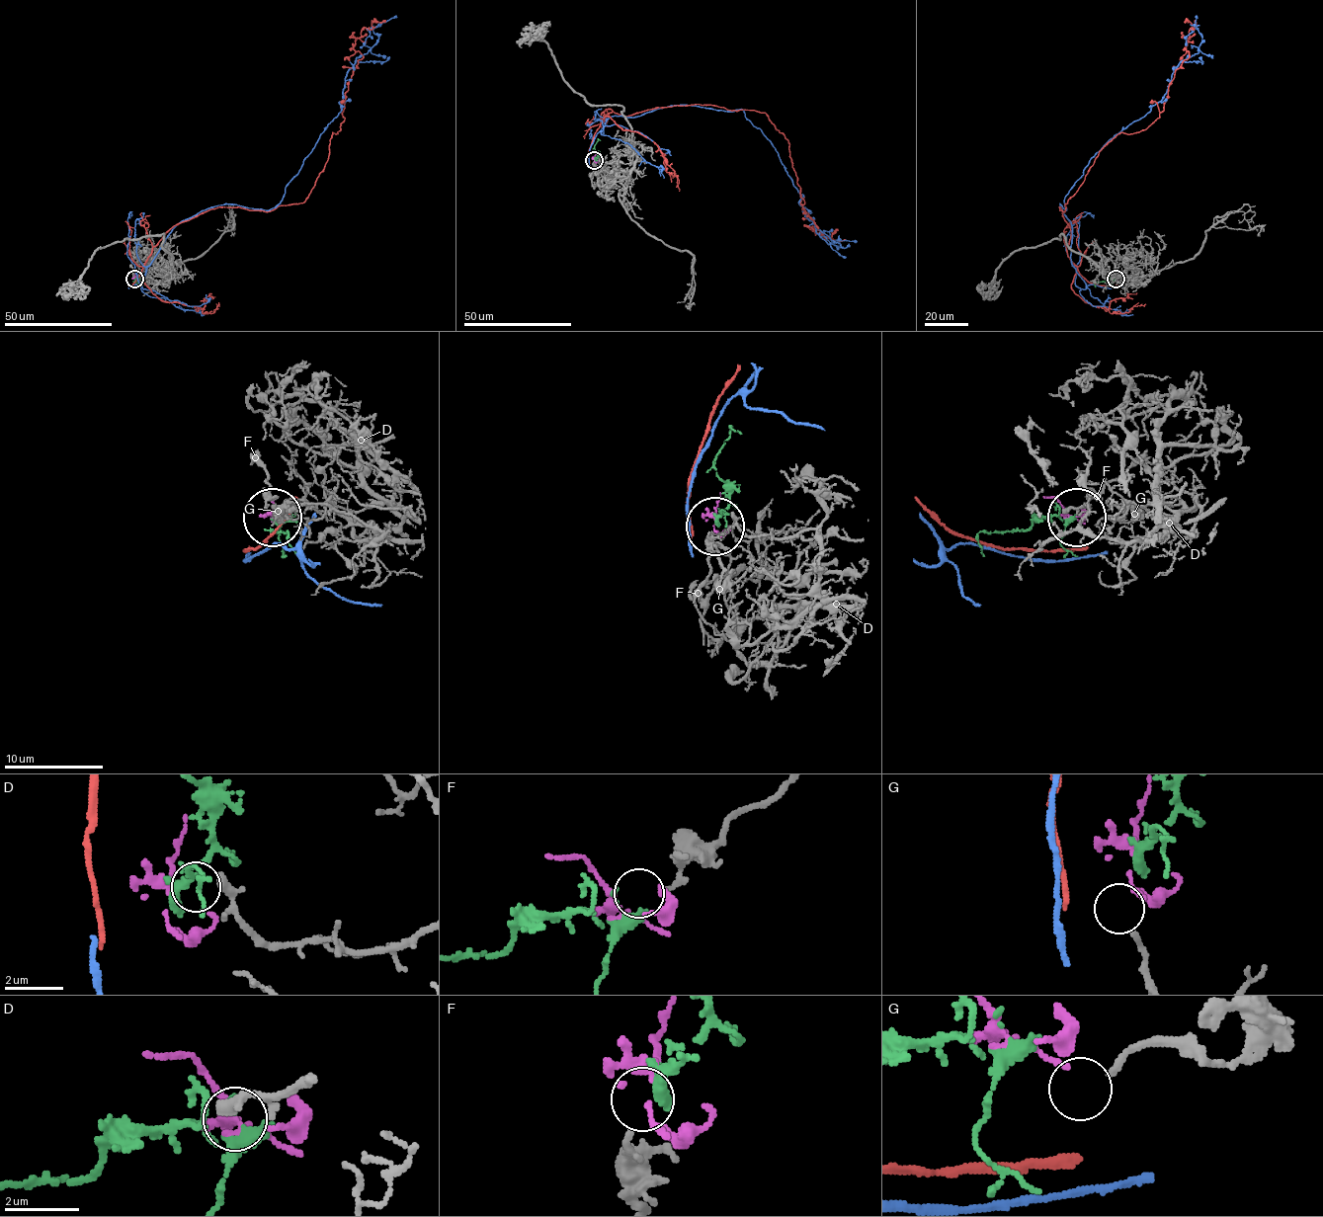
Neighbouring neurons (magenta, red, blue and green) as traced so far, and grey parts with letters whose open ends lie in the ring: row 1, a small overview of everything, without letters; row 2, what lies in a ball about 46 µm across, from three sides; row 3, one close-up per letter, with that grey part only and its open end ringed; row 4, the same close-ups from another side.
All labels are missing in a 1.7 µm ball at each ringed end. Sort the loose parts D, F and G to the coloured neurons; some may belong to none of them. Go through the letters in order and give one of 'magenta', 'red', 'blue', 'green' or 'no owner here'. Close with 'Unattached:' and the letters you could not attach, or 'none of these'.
D: no owner here
F: no owner here
G: no owner here
Unattached: D, F, G

